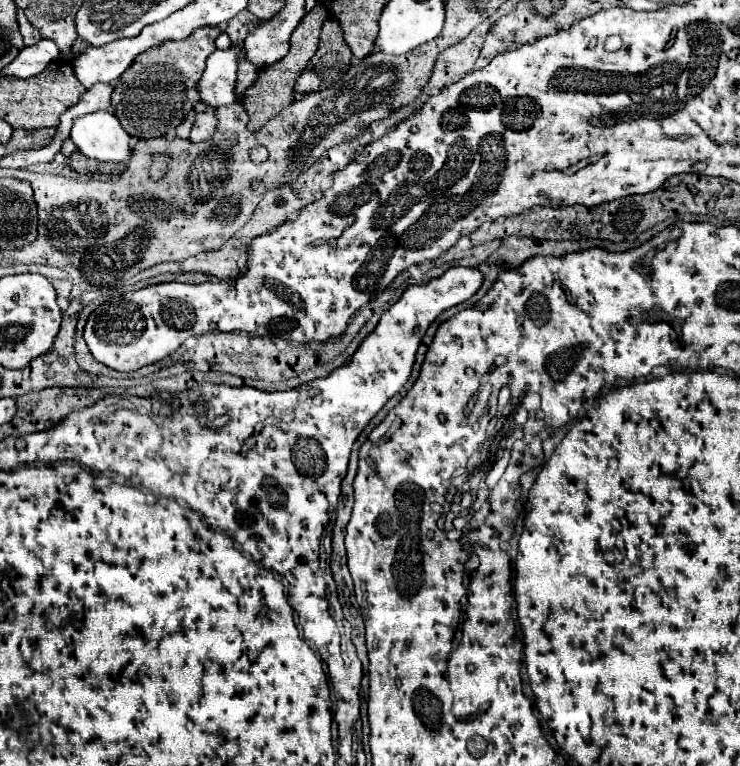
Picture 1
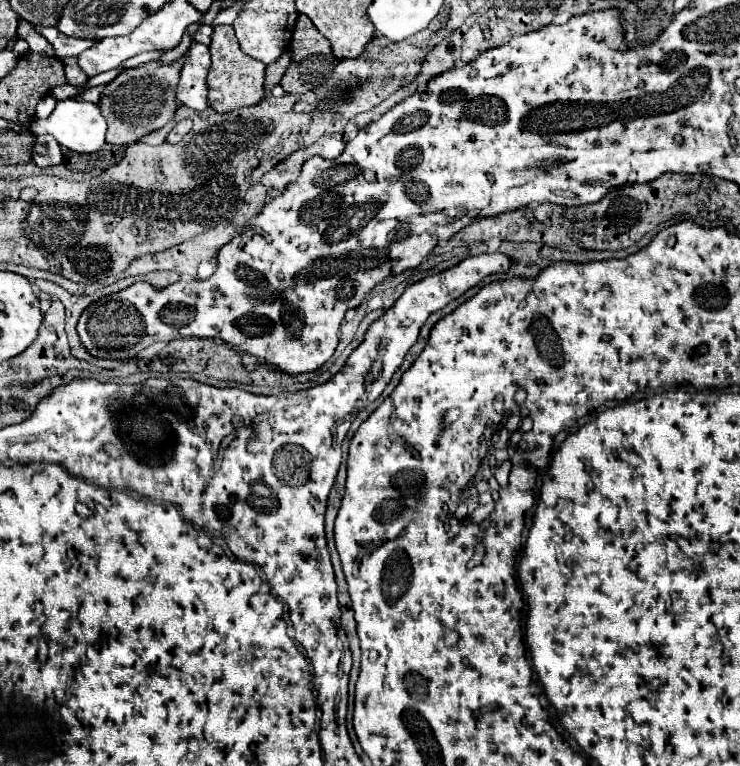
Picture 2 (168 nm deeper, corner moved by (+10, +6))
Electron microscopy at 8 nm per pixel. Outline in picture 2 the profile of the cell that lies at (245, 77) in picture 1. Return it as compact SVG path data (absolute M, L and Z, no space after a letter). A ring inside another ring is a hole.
M219 25L211 35L211 69L207 73L207 99L209 107L217 113L229 113L237 107L251 107L265 99L265 65L241 53L233 25Z

